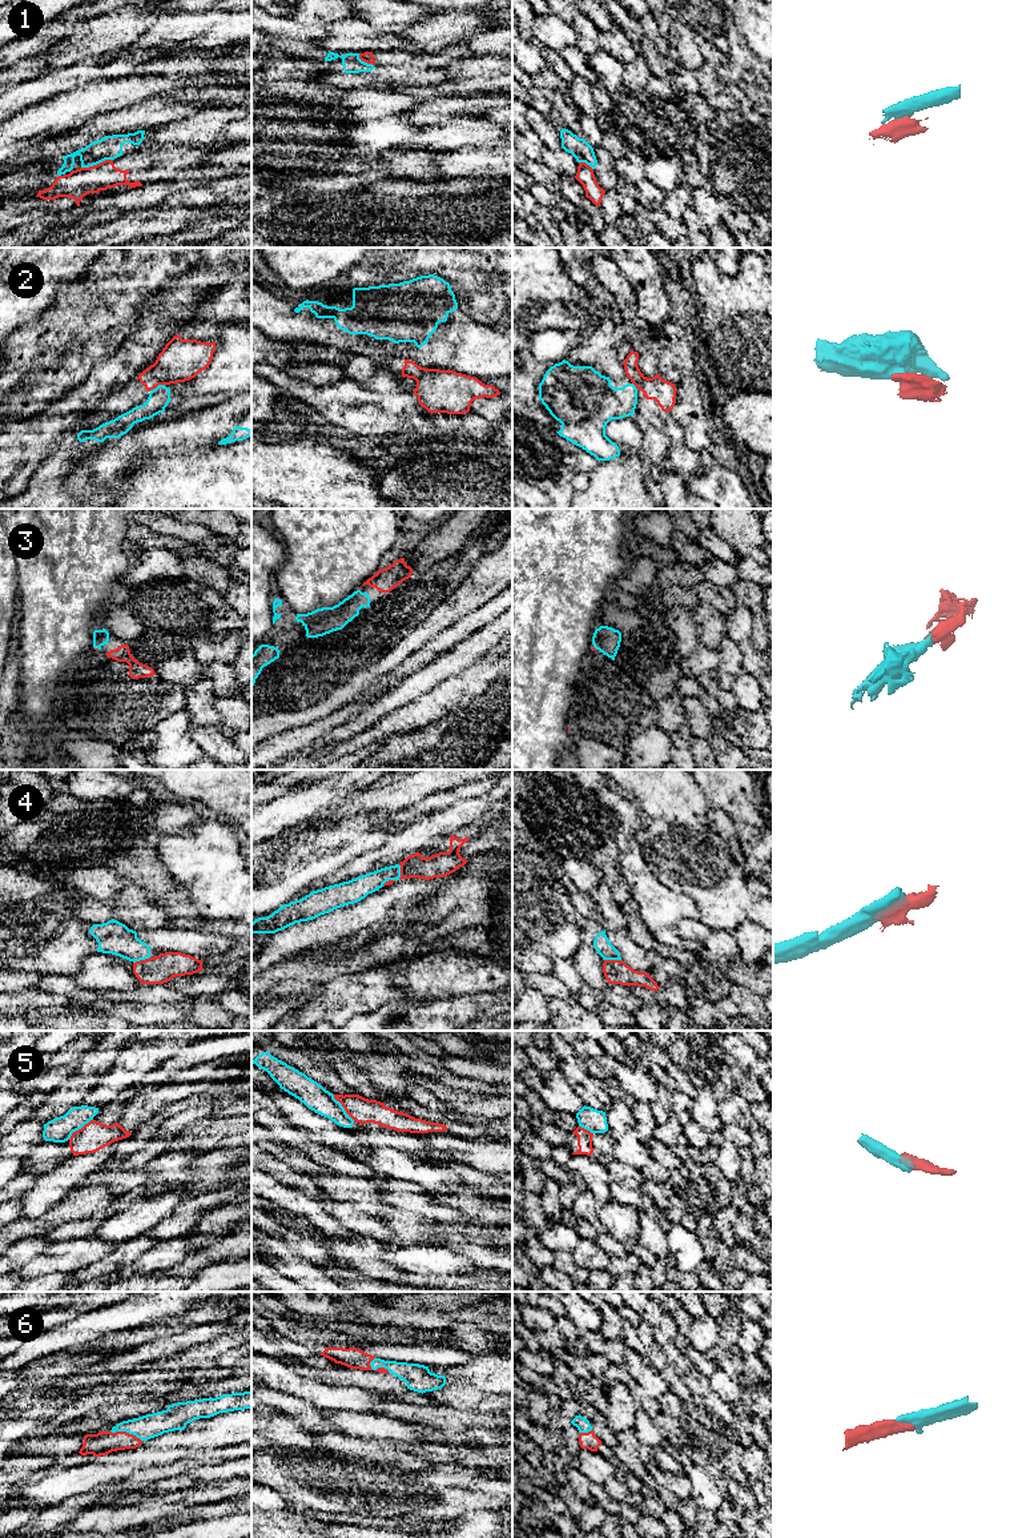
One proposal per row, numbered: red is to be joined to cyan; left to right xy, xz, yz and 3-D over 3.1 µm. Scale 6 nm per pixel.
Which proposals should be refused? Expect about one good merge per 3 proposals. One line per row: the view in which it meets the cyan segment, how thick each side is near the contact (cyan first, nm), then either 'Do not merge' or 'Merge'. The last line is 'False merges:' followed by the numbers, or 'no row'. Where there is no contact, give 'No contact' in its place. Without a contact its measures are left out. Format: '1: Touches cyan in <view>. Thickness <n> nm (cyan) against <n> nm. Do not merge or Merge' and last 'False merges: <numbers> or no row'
1: Touches cyan in xy. Thickness 140 nm (cyan) against 170 nm. Do not merge
2: Touches cyan in xy. Thickness 130 nm (cyan) against 260 nm. Do not merge
3: Touches cyan in xy. Thickness 100 nm (cyan) against 20 nm. Merge
4: Touches cyan in xy. Thickness 200 nm (cyan) against 170 nm. Do not merge
5: Touches cyan in xz. Thickness 160 nm (cyan) against 150 nm. Do not merge
6: Touches cyan in xy. Thickness 150 nm (cyan) against 140 nm. Merge
False merges: 1, 2, 4, 5

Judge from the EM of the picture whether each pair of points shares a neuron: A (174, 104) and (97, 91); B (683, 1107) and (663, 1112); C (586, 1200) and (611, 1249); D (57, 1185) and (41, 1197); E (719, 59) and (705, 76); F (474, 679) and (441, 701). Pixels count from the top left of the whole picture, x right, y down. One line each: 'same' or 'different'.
A: different
B: same
C: different
D: same
E: different
F: same

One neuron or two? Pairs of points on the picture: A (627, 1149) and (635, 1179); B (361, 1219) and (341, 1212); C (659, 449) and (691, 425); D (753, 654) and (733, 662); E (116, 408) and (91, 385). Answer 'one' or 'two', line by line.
A: two
B: one
C: two
D: two
E: two

